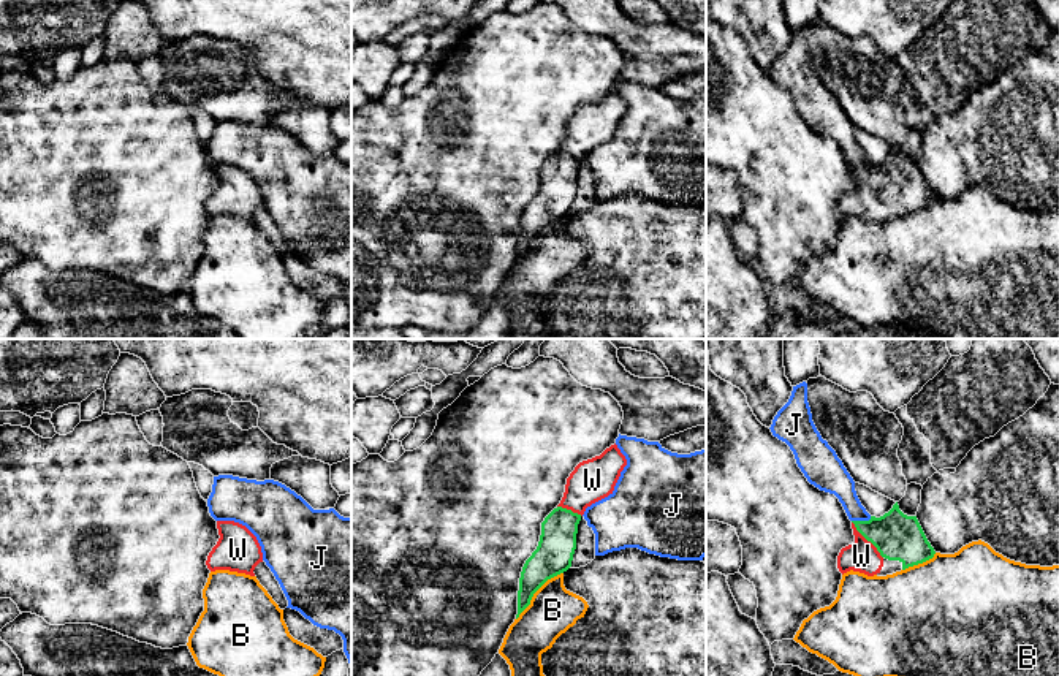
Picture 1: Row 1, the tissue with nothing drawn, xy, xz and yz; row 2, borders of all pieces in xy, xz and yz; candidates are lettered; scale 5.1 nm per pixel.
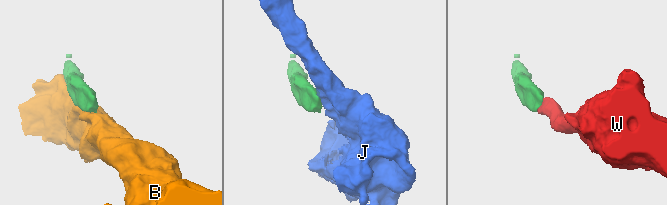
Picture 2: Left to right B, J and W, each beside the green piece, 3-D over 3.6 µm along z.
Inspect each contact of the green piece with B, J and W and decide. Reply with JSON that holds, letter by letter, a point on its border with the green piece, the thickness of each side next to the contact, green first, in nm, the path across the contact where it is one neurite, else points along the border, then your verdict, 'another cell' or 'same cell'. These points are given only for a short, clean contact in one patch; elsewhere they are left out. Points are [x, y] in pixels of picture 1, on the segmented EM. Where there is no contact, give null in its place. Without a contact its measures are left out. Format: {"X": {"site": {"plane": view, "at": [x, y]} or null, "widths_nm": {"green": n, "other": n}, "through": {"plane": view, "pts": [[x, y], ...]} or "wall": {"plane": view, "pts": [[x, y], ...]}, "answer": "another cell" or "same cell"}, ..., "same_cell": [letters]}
{"B": {"site": {"plane": "xz", "at": [535, 591]}, "widths_nm": {"green": 190, "other": 240}, "answer": "another cell"}, "J": {"site": {"plane": "yz", "at": [861, 521]}, "widths_nm": {"green": 240, "other": 150}, "wall": {"plane": "yz", "pts": [[871, 516], [852, 521]]}, "answer": "another cell"}, "W": {"site": {"plane": "yz", "at": [868, 540]}, "widths_nm": {"green": 240, "other": 160}, "through": {"plane": "yz", "pts": [[898, 537], [868, 540], [868, 550], [861, 556]]}, "answer": "same cell"}, "same_cell": ["W"]}

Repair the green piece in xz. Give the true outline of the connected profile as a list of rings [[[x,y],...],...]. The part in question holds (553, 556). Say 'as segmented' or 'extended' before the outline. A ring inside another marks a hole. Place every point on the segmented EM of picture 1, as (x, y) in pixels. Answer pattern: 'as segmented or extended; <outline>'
extended; [[[614,443],[570,473],[560,503],[541,522],[538,546],[522,567],[516,619],[548,579],[571,567],[581,516],[587,507],[613,494],[625,465],[627,459]]]

